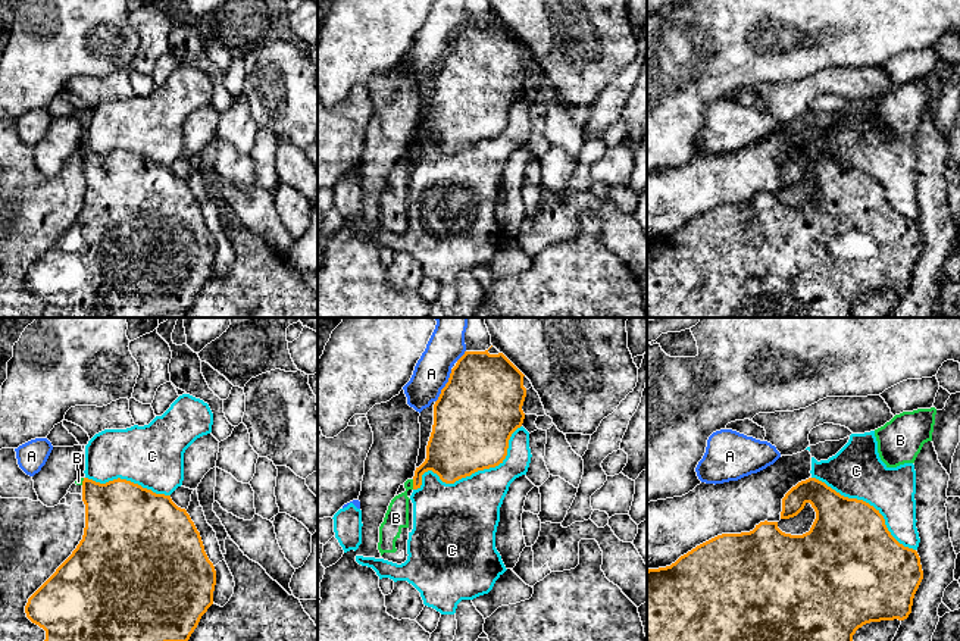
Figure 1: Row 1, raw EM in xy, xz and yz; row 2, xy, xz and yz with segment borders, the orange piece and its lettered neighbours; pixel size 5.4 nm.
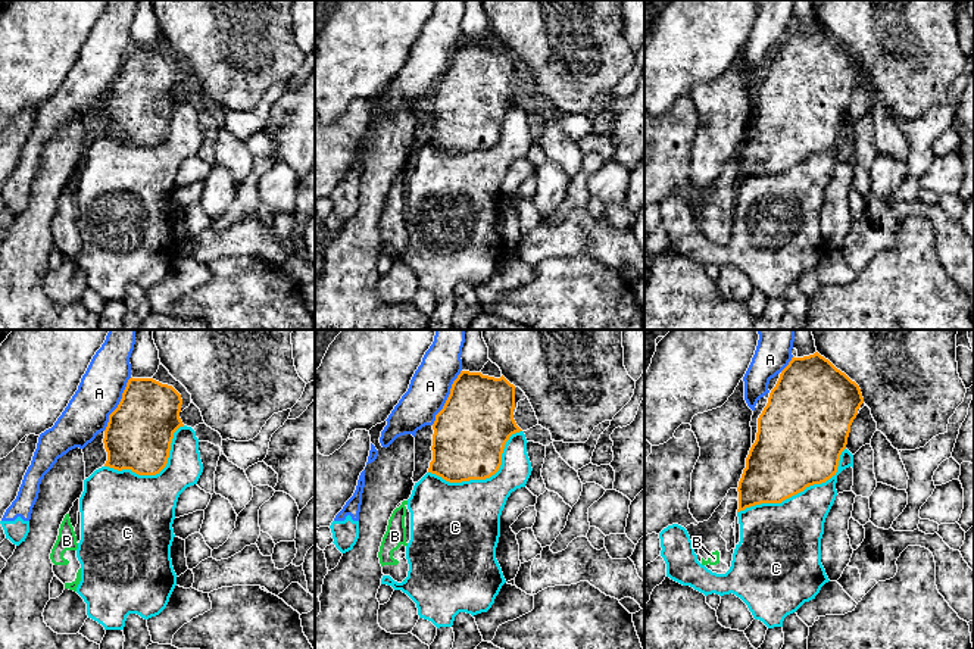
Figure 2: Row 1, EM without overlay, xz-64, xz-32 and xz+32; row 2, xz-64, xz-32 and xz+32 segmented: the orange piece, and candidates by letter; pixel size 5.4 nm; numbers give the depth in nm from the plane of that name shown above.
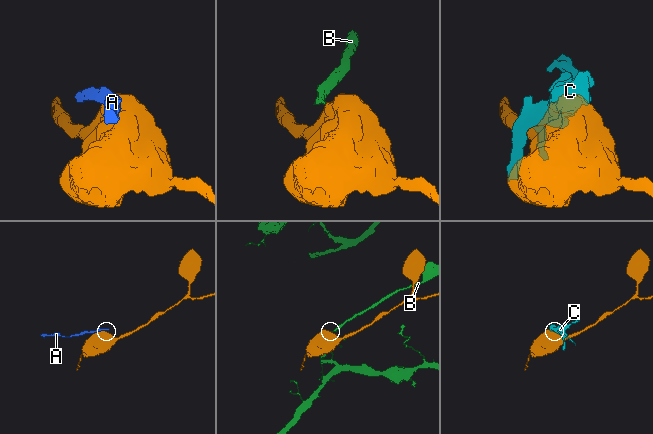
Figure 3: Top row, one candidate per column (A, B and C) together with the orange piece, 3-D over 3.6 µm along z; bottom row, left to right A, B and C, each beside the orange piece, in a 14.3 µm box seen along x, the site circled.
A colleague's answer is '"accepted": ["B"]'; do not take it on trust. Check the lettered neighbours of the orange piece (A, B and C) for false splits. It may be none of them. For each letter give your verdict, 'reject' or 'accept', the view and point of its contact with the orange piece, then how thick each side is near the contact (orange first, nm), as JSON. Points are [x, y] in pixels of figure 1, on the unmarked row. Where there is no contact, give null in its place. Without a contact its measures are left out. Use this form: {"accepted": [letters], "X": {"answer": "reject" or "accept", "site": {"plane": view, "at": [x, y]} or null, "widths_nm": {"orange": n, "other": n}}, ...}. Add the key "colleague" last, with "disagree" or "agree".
{"accepted": [], "A": {"answer": "reject", "site": {"plane": "xz", "at": [446, 56]}, "widths_nm": {"orange": 460, "other": 200}}, "B": {"answer": "reject", "site": {"plane": "xz", "at": [413, 155]}, "widths_nm": {"orange": 260, "other": 130}}, "C": {"answer": "reject", "site": {"plane": "xz", "at": [471, 144]}, "widths_nm": {"orange": 420, "other": 400}}, "colleague": "disagree"}

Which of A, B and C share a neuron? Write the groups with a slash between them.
A C / B

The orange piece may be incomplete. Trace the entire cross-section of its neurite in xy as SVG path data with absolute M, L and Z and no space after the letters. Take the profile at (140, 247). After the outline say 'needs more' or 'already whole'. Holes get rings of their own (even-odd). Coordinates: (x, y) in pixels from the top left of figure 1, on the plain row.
M84 148L84 206L72 225L28 269L26 288L46 301L43 318L154 318L187 313L213 275L216 241L194 193L171 166L156 165L126 150L106 154Z; already whole

